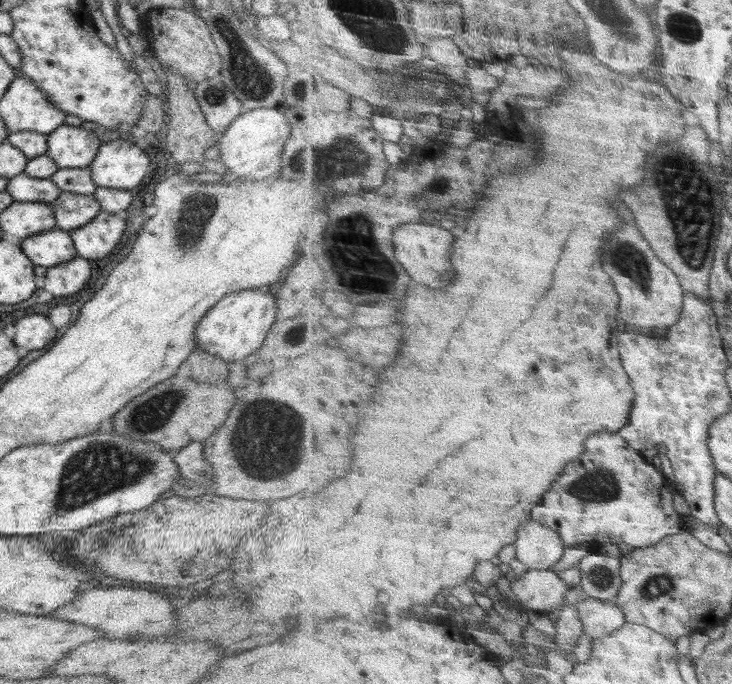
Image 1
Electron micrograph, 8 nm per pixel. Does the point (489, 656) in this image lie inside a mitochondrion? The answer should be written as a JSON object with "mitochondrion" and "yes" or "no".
{"mitochondrion":"no"}

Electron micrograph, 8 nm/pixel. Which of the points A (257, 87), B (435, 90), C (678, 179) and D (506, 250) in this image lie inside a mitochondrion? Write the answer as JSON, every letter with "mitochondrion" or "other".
{"A":"mitochondrion","B":"mitochondrion","C":"mitochondrion","D":"other"}

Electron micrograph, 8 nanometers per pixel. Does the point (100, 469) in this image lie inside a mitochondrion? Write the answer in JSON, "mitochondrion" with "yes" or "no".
{"mitochondrion":"yes"}

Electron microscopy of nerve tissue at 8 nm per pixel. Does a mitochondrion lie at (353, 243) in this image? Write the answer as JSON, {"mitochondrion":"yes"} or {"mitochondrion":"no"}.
{"mitochondrion":"yes"}

